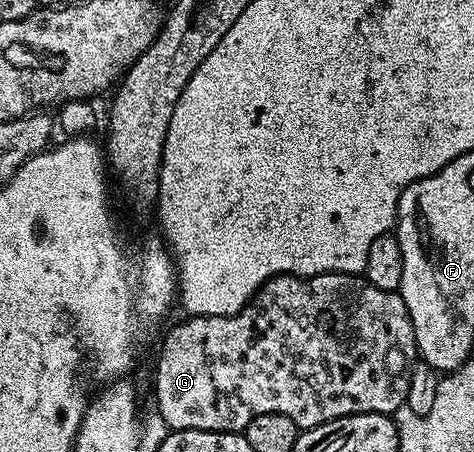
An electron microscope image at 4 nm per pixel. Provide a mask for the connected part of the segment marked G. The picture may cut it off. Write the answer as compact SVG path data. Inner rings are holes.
M321 273L315 277L292 277L283 275L272 277L262 284L253 299L236 315L231 317L191 317L174 325L166 333L162 341L162 354L158 357L158 374L154 377L154 397L158 400L157 416L164 419L167 430L199 429L209 433L242 433L248 423L256 415L279 413L288 415L299 430L305 431L328 423L332 419L340 419L357 413L385 413L393 415L400 406L406 404L408 395L408 379L410 366L416 353L414 344L414 328L408 315L408 307L404 307L401 292L393 289L372 287L365 276L353 273Z

